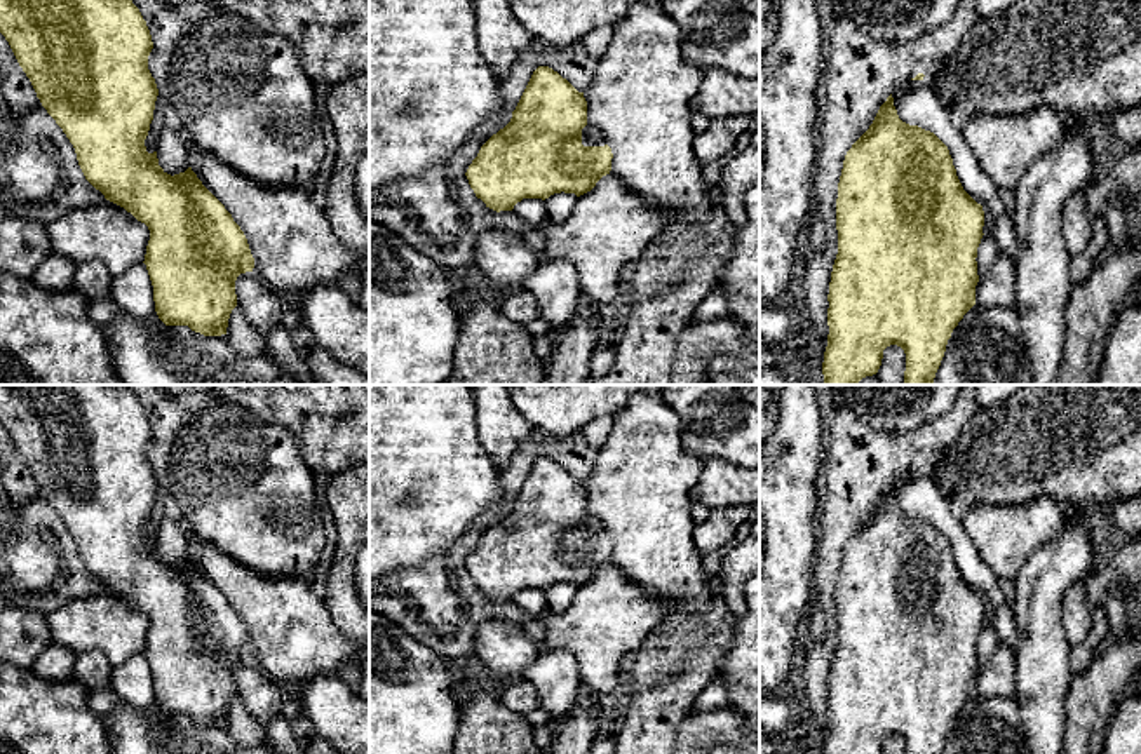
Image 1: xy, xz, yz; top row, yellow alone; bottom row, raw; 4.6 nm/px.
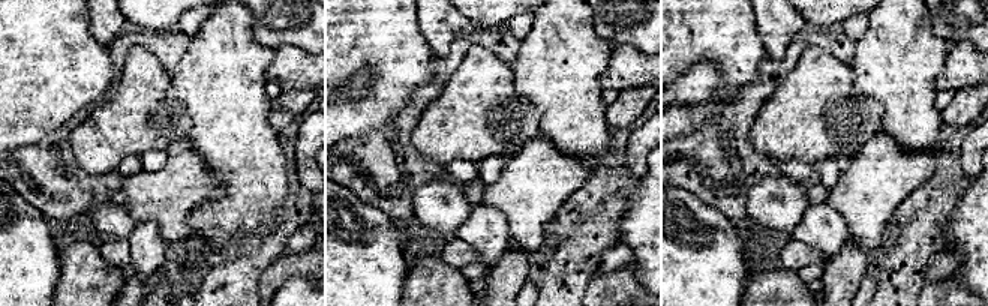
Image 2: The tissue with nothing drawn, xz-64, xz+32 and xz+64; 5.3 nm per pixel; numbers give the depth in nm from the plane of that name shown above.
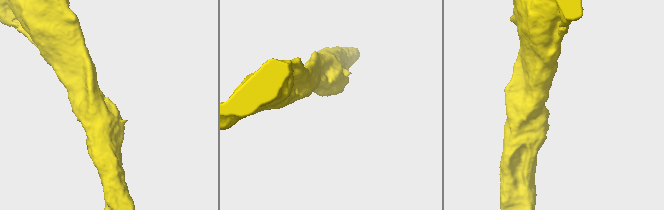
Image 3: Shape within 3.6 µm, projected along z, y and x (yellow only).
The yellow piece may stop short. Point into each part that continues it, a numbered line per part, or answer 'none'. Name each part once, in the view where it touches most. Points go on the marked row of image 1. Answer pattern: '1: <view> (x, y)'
1: xz (591, 136)

